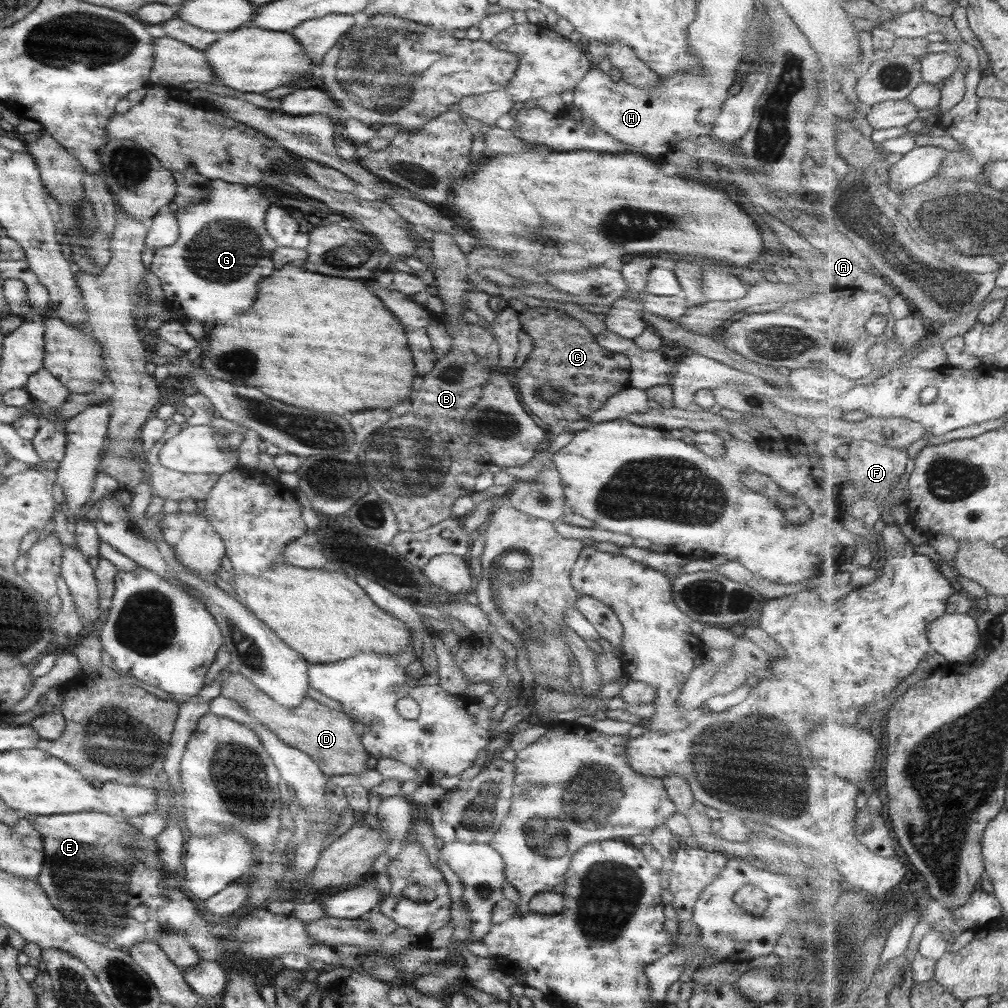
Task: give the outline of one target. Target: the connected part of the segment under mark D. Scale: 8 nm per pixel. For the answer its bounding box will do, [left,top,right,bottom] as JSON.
[219,669,370,778]

